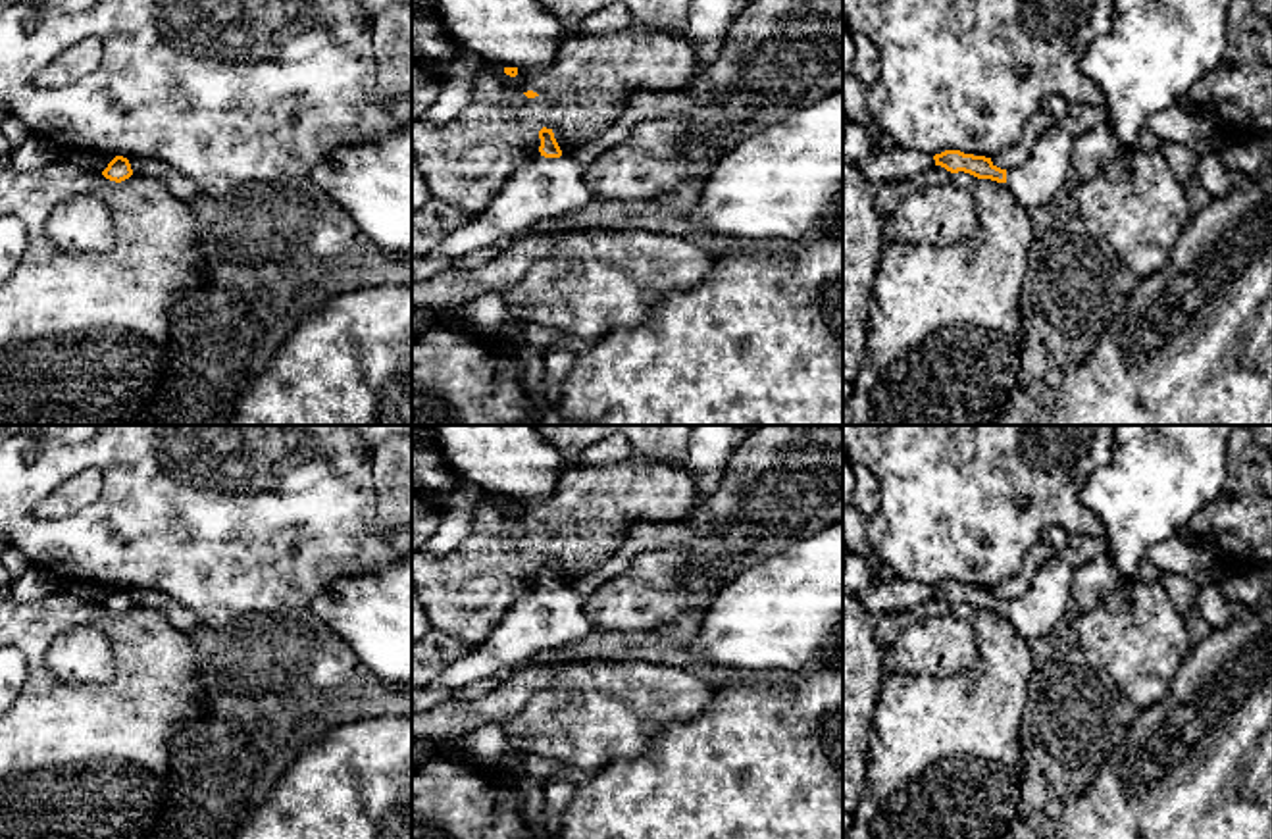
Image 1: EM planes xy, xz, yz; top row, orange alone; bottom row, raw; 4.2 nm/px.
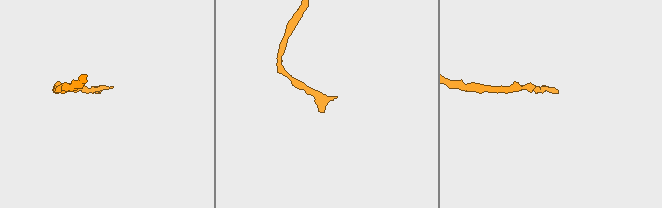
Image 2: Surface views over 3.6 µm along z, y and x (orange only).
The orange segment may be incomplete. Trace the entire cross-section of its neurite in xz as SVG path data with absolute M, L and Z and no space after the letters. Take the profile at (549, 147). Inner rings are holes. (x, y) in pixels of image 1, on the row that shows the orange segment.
M543 127L539 139L541 154L508 177L481 214L445 235L429 252L412 256L412 283L448 269L454 258L496 242L512 242L541 229L545 221L593 202L583 165L562 154L552 129Z

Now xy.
M115 156L108 167L102 171L102 175L110 181L121 183L133 175L131 164L123 156Z

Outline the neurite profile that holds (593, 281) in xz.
M579 227L560 231L550 252L533 264L523 281L502 292L514 319L564 331L572 339L600 339L616 329L633 329L647 321L652 308L675 291L695 289L716 267L716 256L693 241L643 229Z

